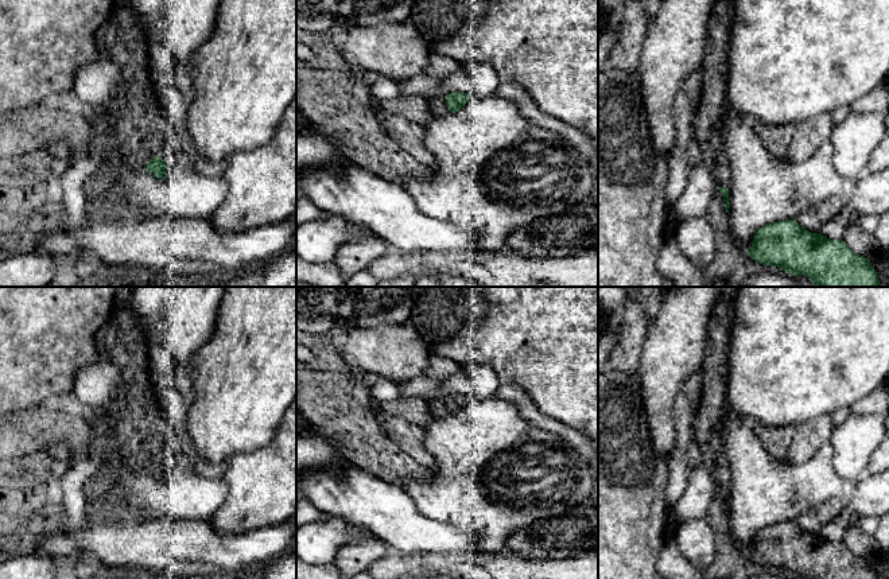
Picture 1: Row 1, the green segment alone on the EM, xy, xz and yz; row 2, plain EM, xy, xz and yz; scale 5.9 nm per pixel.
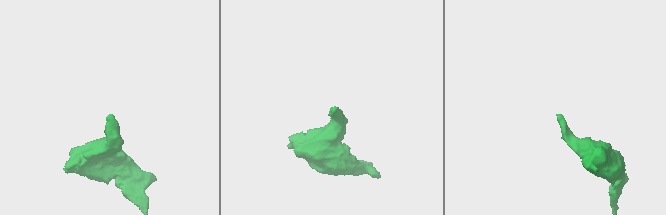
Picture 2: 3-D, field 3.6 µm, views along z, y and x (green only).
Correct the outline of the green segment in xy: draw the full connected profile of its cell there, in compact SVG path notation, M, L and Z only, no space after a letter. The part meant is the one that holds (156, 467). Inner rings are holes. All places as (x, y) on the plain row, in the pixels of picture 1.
M131 306L112 312L98 330L96 343L100 357L116 365L127 380L110 409L114 452L127 461L129 471L145 469L163 481L167 467L160 456L174 432L152 385L150 347Z

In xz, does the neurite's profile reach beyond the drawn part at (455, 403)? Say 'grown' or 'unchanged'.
grown

